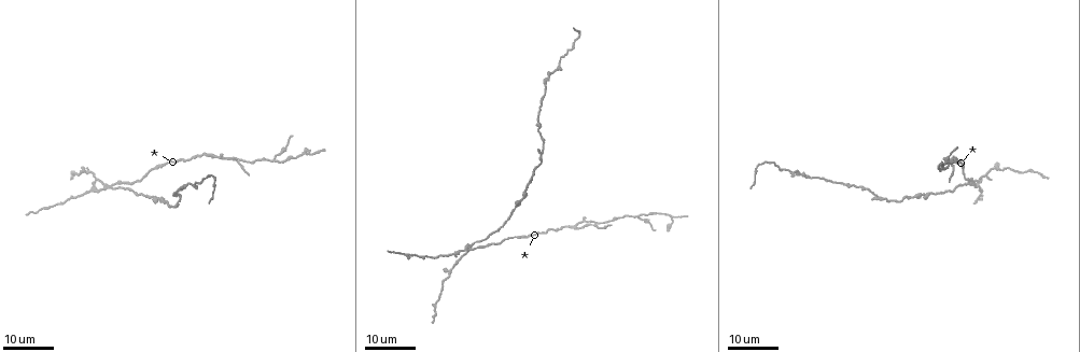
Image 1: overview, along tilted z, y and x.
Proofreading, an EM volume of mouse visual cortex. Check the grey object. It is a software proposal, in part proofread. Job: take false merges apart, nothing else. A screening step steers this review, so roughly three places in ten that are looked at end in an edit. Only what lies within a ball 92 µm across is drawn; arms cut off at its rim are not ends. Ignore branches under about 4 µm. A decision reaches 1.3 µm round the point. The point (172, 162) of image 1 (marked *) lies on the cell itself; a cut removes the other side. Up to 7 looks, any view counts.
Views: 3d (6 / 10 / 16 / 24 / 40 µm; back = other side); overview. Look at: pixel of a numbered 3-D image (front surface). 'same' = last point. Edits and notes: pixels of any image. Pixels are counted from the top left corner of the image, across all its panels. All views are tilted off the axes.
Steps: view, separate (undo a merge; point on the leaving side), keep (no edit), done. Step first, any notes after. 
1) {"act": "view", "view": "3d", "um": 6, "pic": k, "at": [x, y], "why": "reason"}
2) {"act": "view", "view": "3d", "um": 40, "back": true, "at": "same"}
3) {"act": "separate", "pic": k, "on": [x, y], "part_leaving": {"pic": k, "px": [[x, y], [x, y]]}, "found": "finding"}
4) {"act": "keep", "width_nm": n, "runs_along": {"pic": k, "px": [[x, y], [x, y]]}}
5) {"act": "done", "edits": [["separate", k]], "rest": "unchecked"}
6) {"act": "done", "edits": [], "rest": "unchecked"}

{"act": "view", "view": "3d", "um": 24, "pic": 1, "at": [273, 161], "why": "two arms in line, one across"}

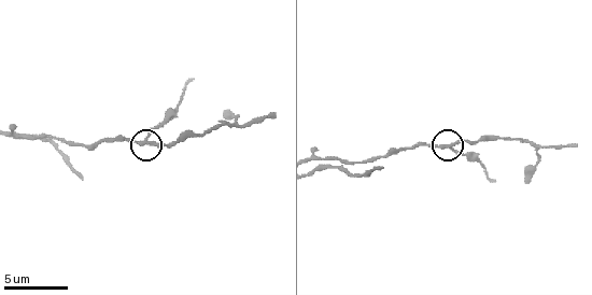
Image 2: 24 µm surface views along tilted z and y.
{"act": "view", "view": "3d", "um": 6, "pic": 2, "at": [447, 144]}

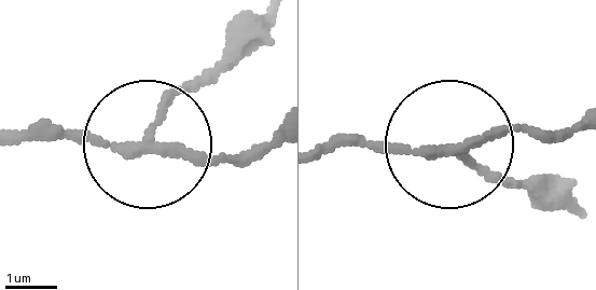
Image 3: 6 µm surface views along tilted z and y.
{"act": "separate", "pic": 3, "on": [191, 90], "width_nm": 170, "found": "two cells meet here"}

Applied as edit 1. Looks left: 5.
{"act": "view", "view": "3d", "um": 24, "pic": 1, "at": [565, 226], "why": "thin neck"}

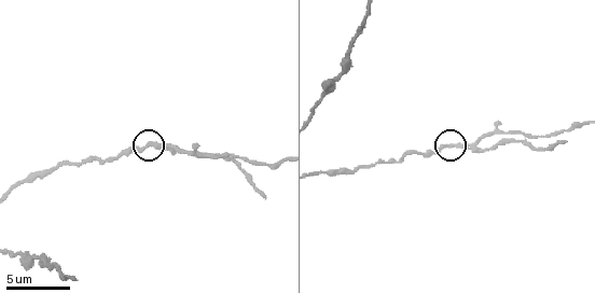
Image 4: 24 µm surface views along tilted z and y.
{"act": "view", "view": "3d", "um": 6, "pic": 4, "at": [448, 145]}

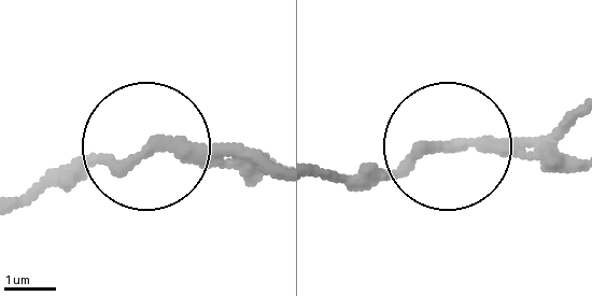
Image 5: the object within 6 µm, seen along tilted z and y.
{"act": "separate", "pic": 5, "on": [574, 163], "part_leaving": {"pic": 5, "px": [[504, 146], [577, 160]]}, "found": "a second cell is stuck on"}

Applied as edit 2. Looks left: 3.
{"act": "view", "view": "3d", "um": 16, "pic": 1, "at": [469, 245]}

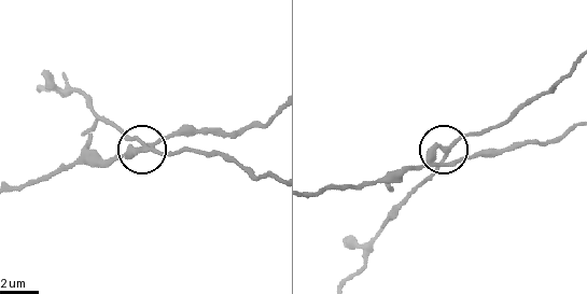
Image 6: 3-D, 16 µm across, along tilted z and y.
{"act": "view", "view": "3d", "um": 6, "pic": 6, "at": [447, 145], "why": "closer look"}

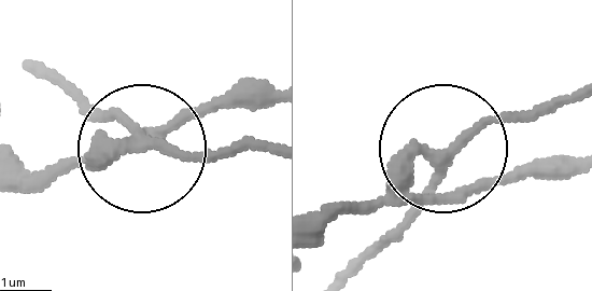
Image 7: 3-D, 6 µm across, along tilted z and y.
{"act": "separate", "pic": 7, "on": [156, 146], "width_nm": 270, "part_leaving": {"pic": 7, "px": [[100, 158], [134, 148], [275, 153]]}, "found": "a second cell is stuck on"}

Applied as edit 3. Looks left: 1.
{"act": "done", "edits": [["separate", 3], ["separate", 5], ["separate", 7]], "rest": "unchecked"}

